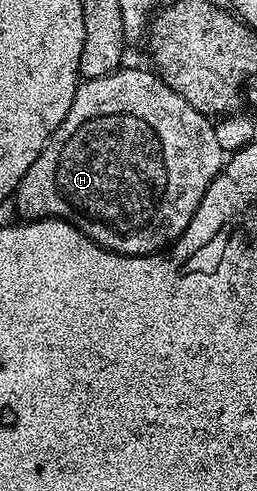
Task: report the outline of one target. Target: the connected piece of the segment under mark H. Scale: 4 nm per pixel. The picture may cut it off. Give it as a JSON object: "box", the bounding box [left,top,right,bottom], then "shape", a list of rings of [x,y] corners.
{"box":[16,66,224,255],"shape":[[[123,66],[121,69],[114,71],[111,75],[105,75],[99,79],[88,79],[79,82],[74,100],[72,101],[72,109],[68,109],[68,113],[64,117],[64,121],[52,133],[52,137],[46,140],[46,147],[36,157],[36,161],[32,161],[32,165],[28,169],[28,173],[24,173],[24,177],[18,183],[18,190],[16,192],[16,200],[18,199],[19,216],[29,217],[30,219],[64,219],[66,222],[71,223],[76,230],[86,235],[94,243],[99,243],[102,247],[107,247],[109,251],[114,251],[118,255],[152,255],[161,252],[171,241],[179,239],[184,233],[184,229],[188,229],[188,225],[192,221],[192,217],[196,213],[196,209],[200,205],[200,201],[204,197],[204,193],[208,189],[208,185],[212,185],[212,181],[216,176],[221,175],[224,166],[224,152],[220,141],[216,141],[216,133],[214,132],[211,120],[205,115],[201,115],[196,109],[192,109],[192,105],[188,105],[188,101],[184,101],[184,97],[180,97],[169,87],[163,79],[158,78],[153,70],[141,71],[138,67]]]}

